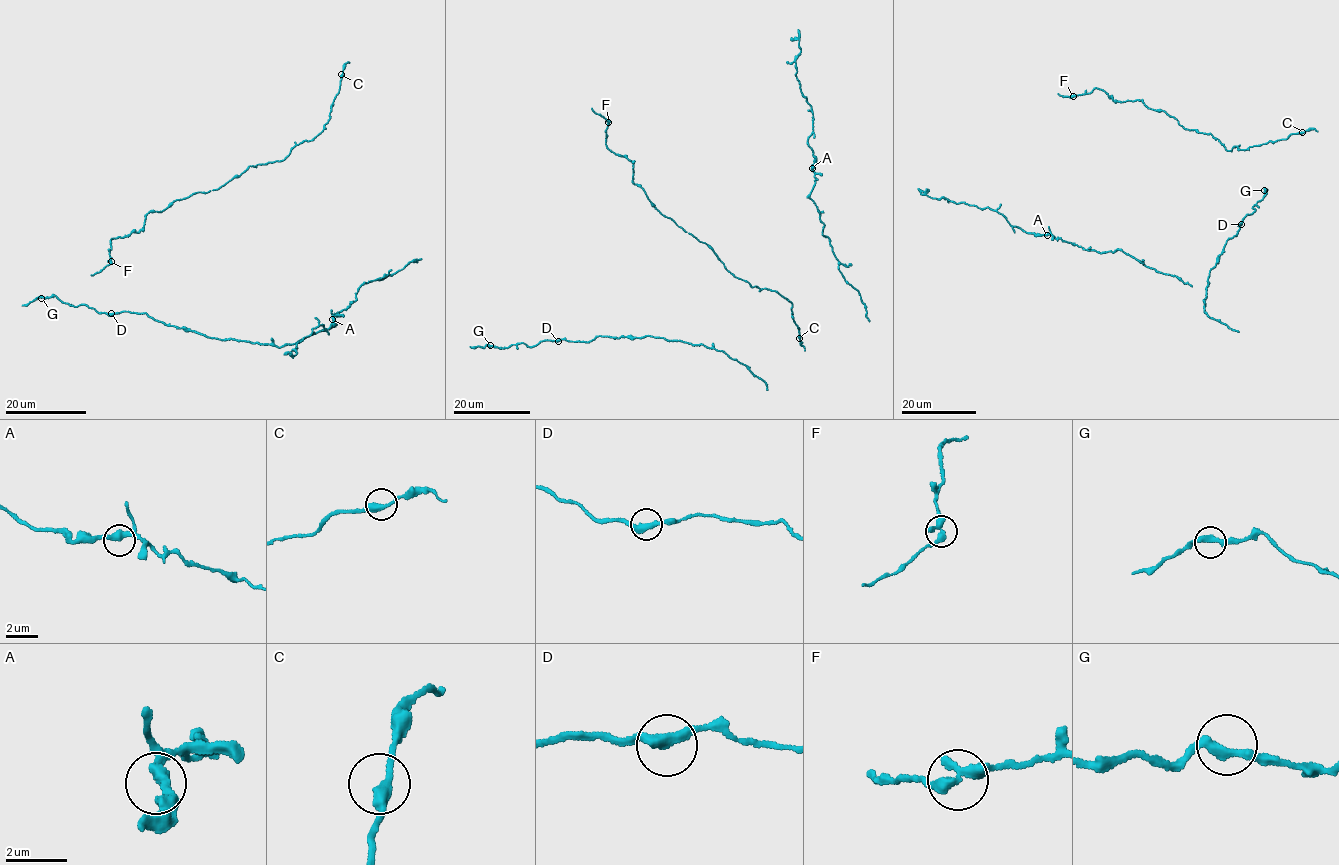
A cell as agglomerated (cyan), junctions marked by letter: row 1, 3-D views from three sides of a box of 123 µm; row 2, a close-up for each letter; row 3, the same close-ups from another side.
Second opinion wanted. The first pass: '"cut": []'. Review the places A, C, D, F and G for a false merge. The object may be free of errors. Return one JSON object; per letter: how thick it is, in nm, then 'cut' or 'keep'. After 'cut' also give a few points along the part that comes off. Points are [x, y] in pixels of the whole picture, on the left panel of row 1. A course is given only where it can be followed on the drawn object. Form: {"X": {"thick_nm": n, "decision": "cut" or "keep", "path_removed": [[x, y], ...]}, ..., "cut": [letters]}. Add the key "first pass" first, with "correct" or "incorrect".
{"first pass": "correct", "A": {"thick_nm": 340, "decision": "keep"}, "C": {"thick_nm": 320, "decision": "keep"}, "D": {"thick_nm": 360, "decision": "keep"}, "F": {"thick_nm": 380, "decision": "keep"}, "G": {"thick_nm": 320, "decision": "keep"}, "cut": []}

